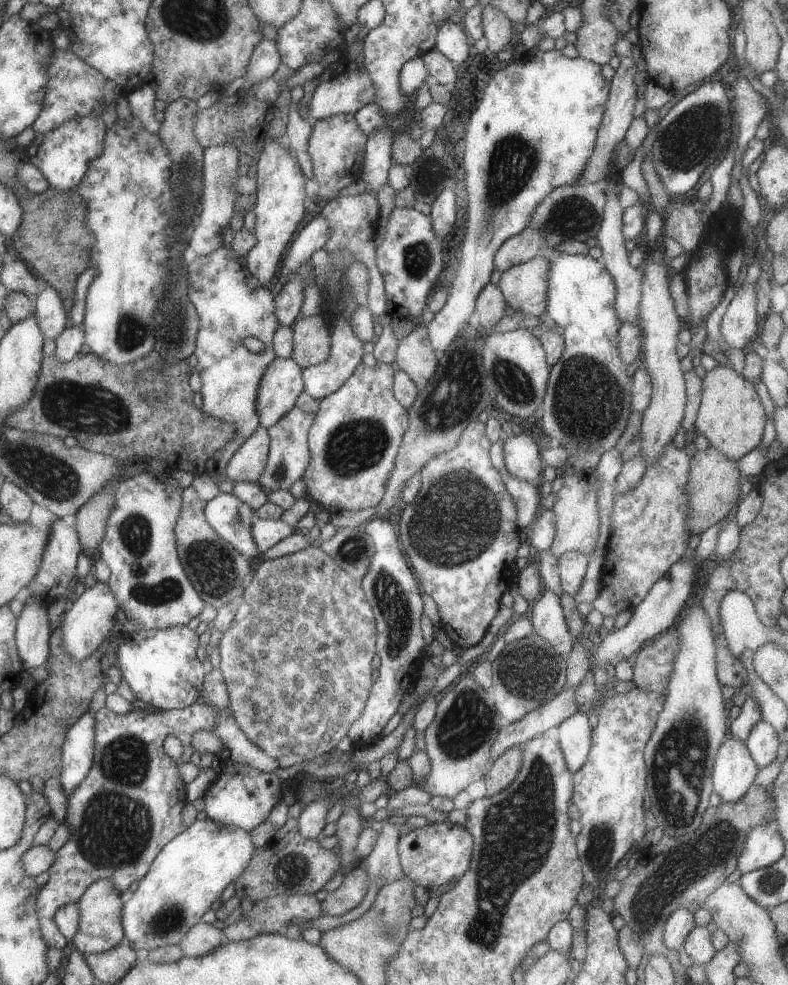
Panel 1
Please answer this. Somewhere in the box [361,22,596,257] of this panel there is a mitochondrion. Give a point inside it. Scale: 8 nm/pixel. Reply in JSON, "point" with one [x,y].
{"point":[513,159]}

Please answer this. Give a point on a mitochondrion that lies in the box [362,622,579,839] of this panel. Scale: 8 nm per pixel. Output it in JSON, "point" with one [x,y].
{"point":[468,722]}

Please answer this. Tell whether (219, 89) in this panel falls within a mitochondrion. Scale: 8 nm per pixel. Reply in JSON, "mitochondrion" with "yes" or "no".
{"mitochondrion":"no"}

